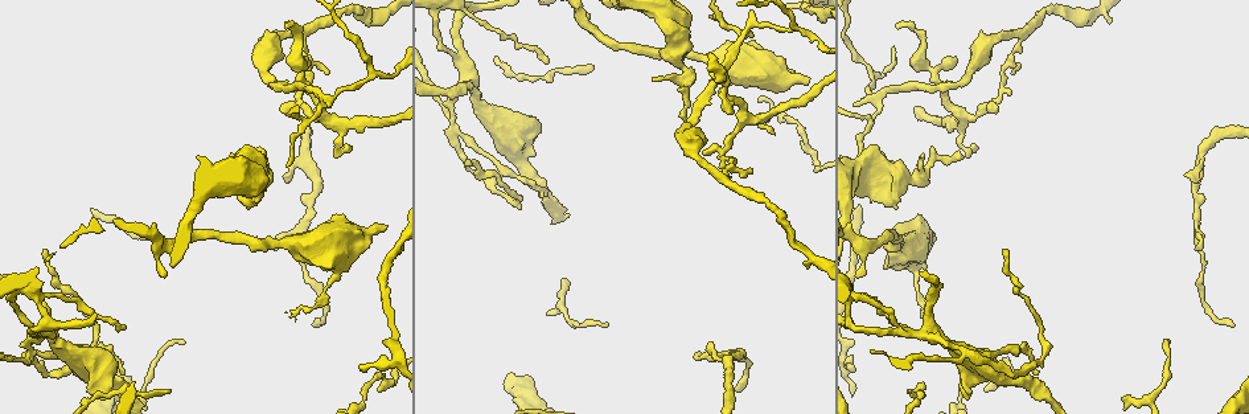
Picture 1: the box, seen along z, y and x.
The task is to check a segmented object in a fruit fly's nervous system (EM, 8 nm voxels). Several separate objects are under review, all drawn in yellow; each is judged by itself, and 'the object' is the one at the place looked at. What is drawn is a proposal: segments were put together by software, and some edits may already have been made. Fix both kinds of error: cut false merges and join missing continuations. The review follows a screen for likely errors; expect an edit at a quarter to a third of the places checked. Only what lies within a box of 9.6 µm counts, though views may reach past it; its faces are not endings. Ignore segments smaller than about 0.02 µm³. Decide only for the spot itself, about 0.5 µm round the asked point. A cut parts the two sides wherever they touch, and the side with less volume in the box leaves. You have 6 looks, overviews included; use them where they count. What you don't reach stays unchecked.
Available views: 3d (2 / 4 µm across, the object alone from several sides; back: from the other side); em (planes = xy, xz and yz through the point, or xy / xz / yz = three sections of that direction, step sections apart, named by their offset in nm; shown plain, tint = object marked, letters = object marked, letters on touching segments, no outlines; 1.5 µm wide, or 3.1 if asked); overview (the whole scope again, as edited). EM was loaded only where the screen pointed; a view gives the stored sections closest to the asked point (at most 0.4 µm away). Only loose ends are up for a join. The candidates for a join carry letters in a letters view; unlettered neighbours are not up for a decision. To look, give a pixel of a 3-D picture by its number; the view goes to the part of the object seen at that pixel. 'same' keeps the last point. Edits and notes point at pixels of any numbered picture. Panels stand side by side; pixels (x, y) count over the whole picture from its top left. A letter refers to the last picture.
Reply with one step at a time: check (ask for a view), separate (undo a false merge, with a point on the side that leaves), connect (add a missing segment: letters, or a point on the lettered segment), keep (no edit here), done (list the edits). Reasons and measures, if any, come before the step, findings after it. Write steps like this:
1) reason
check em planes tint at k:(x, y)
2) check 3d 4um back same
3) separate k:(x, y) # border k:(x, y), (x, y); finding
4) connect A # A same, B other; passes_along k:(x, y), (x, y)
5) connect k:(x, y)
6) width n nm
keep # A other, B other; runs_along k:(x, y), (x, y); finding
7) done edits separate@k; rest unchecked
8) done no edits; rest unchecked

an open end
check 3d 4um at 1:(685, 118)

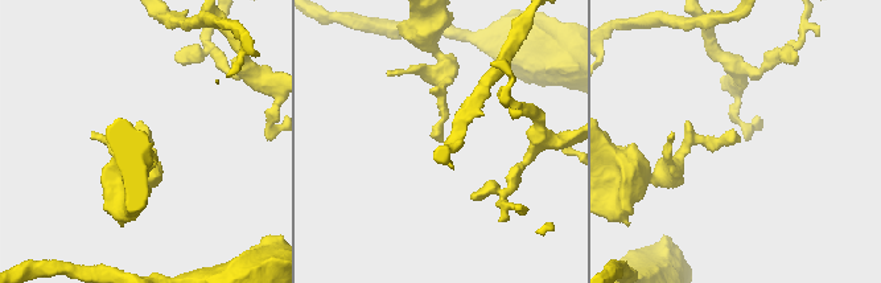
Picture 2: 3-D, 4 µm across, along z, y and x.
check em planes letters at 2:(737, 134)

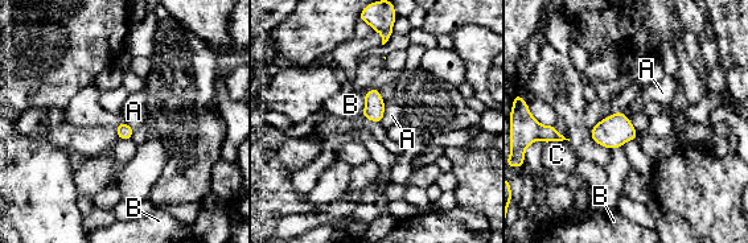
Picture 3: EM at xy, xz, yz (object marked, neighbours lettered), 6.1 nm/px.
longest_contact C 150 nm
keep # A other, B other, C other; border 3:(385, 102), (385, 112), (379, 123); none of them fits

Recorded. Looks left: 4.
sharp bend
check em xz step 4 tint at 1:(965, 347)

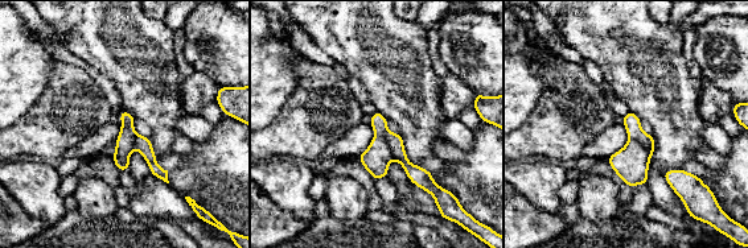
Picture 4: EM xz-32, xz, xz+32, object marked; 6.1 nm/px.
another direction
check em planes tint same

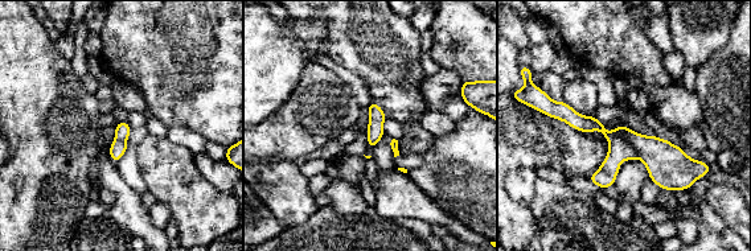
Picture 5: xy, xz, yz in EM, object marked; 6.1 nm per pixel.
check em planes letters same

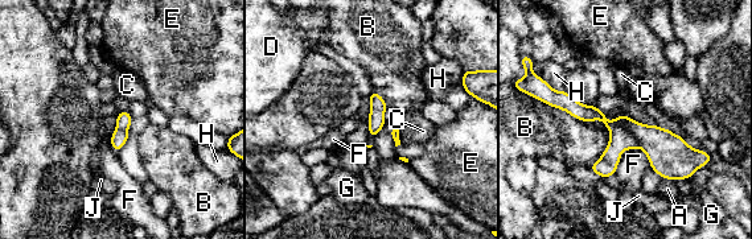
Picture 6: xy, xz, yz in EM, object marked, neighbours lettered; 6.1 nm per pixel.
longest_contact B 360 nm
separate 6:(666, 152) # A other, B other, C other, D other, E other, F other, G other, H other, J other; part_leaving 6:(549, 93), (668, 153), (693, 153); two cells meet here

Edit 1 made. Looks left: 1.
done edits separate@6; rest unchecked

